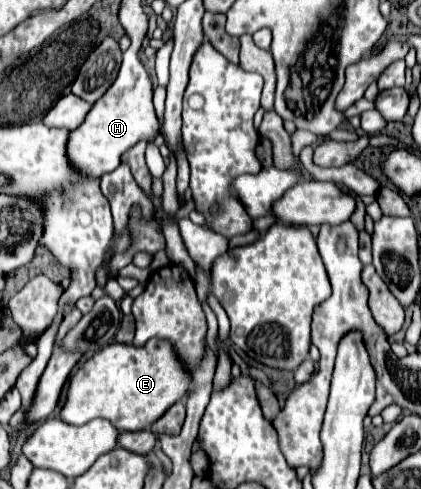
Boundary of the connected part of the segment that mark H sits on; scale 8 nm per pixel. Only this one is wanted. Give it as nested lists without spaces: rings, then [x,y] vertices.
[[[128,48],[124,52],[124,62],[120,66],[116,82],[92,106],[90,114],[86,116],[86,122],[70,132],[70,162],[74,162],[74,166],[78,166],[78,170],[82,170],[84,174],[102,176],[106,172],[116,170],[118,158],[134,144],[138,144],[140,140],[154,140],[160,134],[160,120],[156,116],[152,96],[154,86],[146,68],[138,60],[138,48]]]

